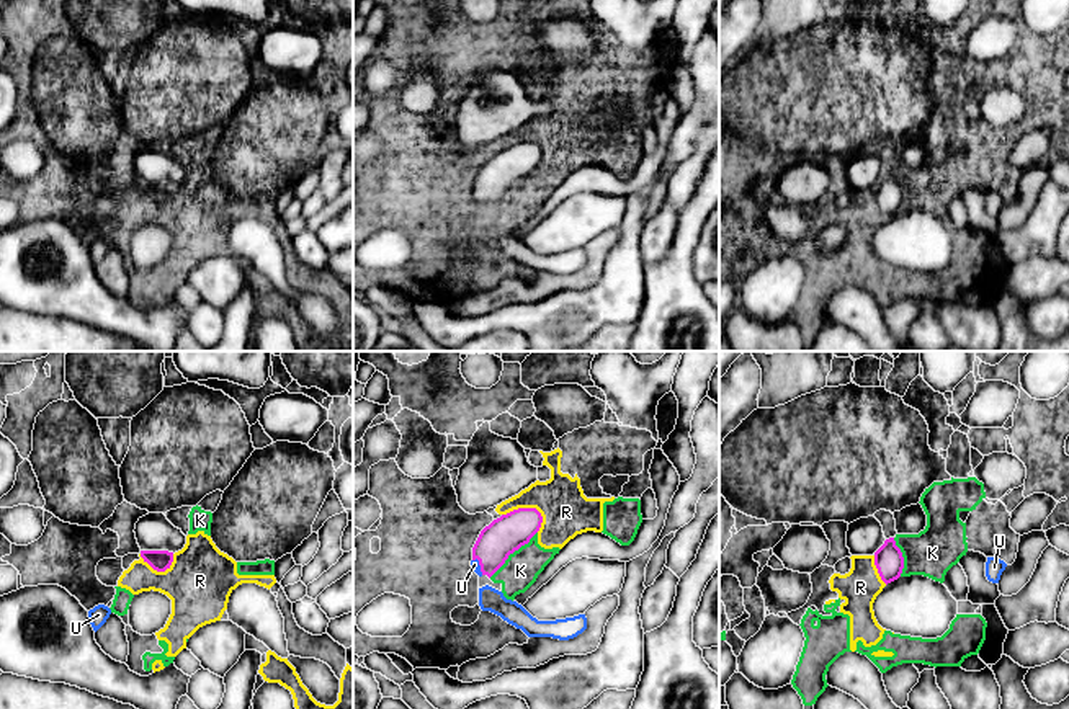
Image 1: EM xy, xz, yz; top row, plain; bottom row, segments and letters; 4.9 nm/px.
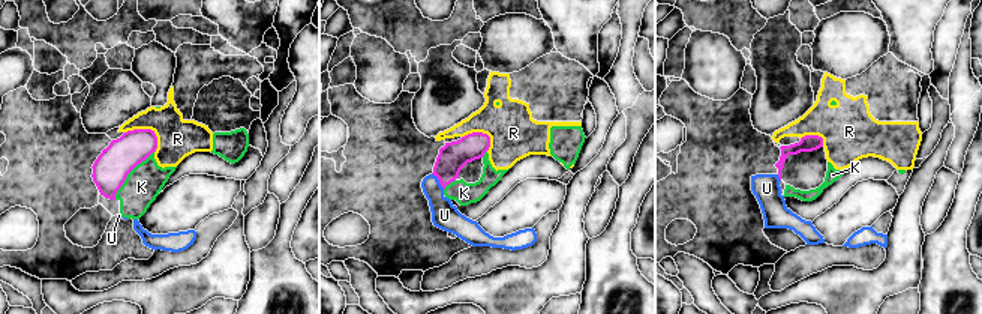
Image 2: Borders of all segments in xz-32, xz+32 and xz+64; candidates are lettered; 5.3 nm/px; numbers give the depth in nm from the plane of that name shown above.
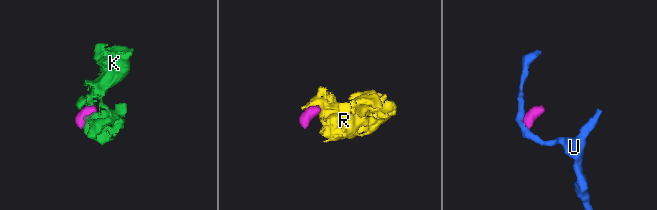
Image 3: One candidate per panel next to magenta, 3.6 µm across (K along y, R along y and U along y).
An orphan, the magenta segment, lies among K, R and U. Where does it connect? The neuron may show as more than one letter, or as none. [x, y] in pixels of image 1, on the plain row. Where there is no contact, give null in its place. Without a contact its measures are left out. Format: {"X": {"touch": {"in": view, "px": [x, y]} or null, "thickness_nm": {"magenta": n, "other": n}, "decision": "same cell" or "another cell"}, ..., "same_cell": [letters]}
{"K": {"touch": {"in": "xz", "px": [512, 187]}, "thickness_nm": {"magenta": 190, "other": 180}, "decision": "another cell"}, "R": {"touch": {"in": "xz", "px": [525, 142]}, "thickness_nm": {"magenta": 190, "other": 240}, "decision": "another cell"}, "U": {"touch": {"in": "xz", "px": [481, 200]}, "thickness_nm": {"magenta": 190, "other": 50}, "decision": "same cell"}, "same_cell": ["U"]}

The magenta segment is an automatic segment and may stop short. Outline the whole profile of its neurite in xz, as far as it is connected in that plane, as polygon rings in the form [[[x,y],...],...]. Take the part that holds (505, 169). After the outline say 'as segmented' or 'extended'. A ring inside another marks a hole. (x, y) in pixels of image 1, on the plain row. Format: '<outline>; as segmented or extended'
[[[518,142],[494,154],[481,165],[472,181],[474,206],[490,212],[510,188],[530,176],[541,157],[543,150],[536,142]]]; extended

